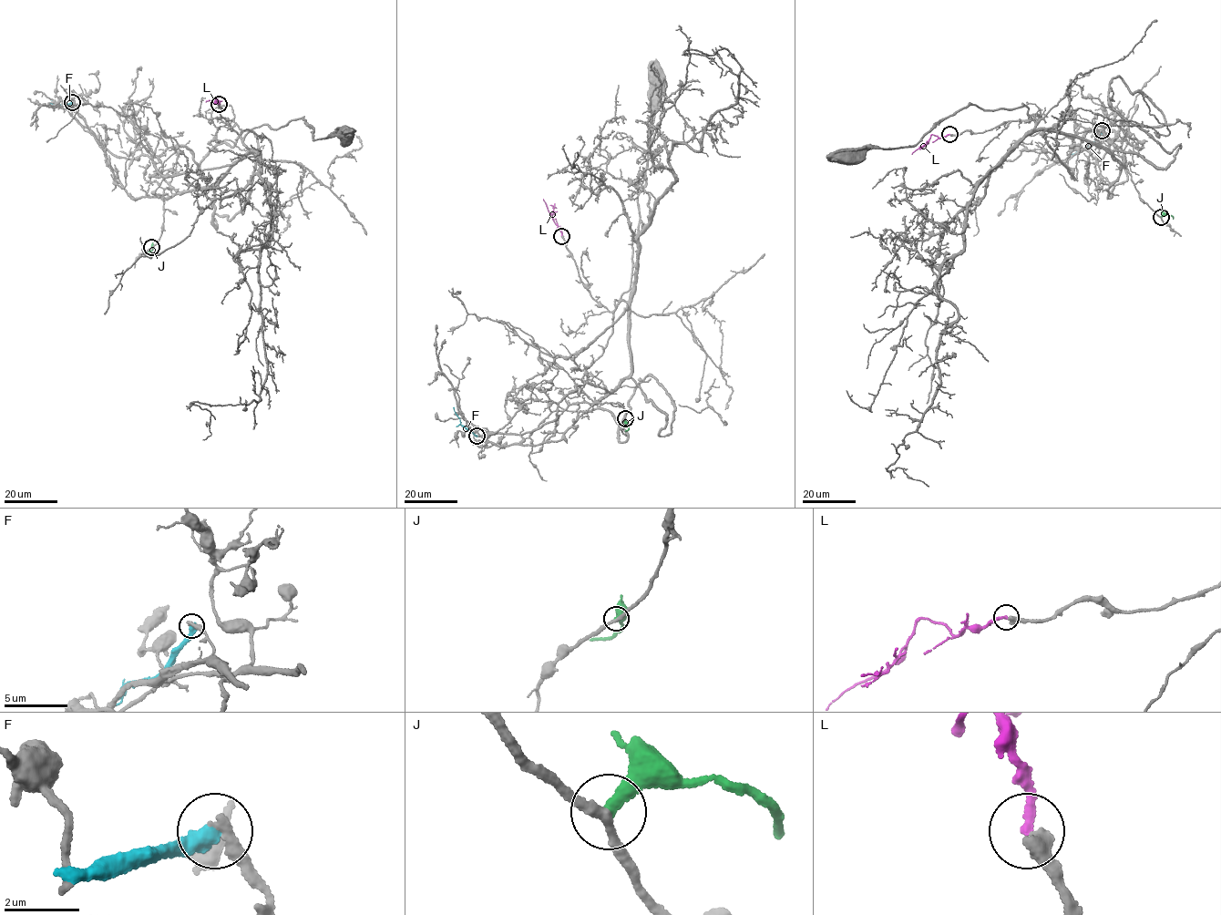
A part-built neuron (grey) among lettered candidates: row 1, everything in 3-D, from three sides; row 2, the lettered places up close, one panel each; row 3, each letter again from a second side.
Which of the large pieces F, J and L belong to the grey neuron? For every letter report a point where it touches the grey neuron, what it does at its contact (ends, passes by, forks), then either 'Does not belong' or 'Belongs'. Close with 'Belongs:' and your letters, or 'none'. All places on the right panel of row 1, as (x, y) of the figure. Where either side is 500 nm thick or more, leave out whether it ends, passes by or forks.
F: Touches grey at (1102, 130). It ends there. Does not belong
J: Touches grey at (1161, 217). It ends there. Does not belong
L: Touches grey at (949, 134). It ends there. Does not belong
Belongs: none

